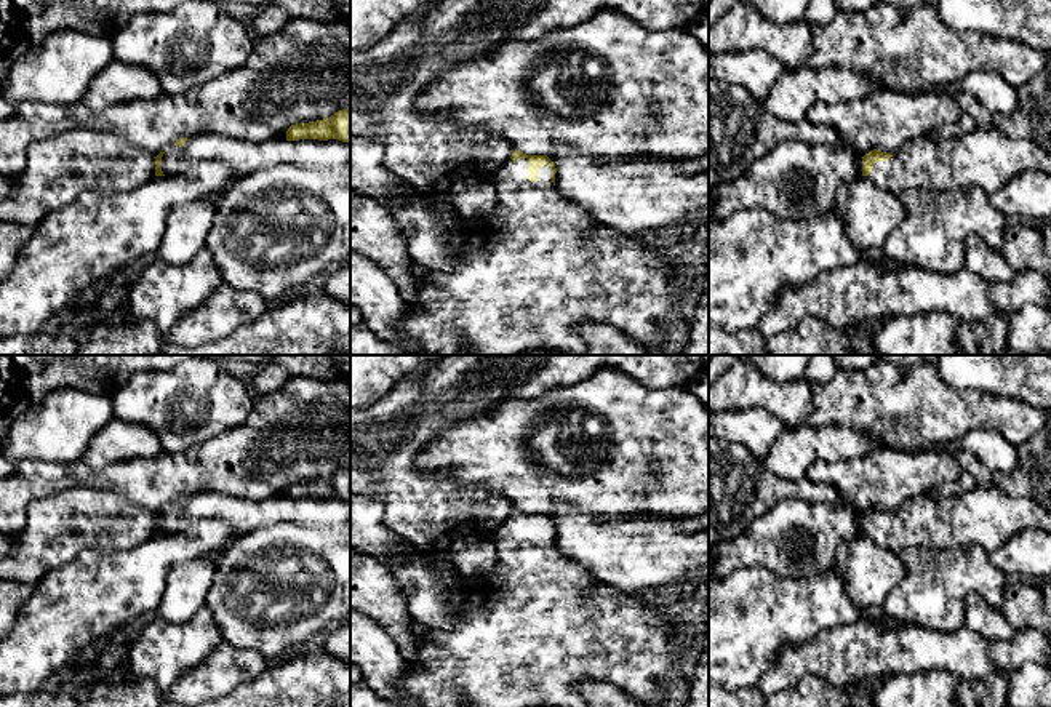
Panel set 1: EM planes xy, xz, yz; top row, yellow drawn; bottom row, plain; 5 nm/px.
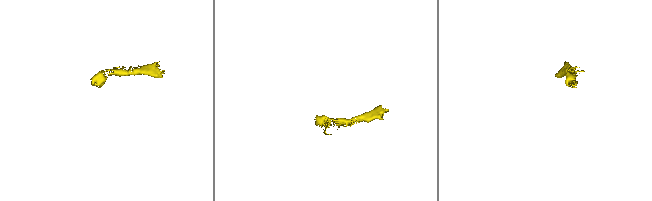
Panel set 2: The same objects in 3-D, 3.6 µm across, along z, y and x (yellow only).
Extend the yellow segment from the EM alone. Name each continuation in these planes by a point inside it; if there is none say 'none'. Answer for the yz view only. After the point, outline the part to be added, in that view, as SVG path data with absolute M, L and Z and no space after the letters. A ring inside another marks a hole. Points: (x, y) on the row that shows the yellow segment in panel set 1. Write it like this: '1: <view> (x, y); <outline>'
1: yz (987, 159); M995 128L981 130L973 133L963 133L958 136L933 138L921 136L904 144L901 149L893 152L893 157L885 162L877 162L872 173L867 176L875 186L883 190L901 195L909 189L928 189L928 190L953 190L976 186L987 195L1005 187L1014 176L1027 170L1038 170L1051 176L1051 154L1041 149L1030 139L1011 139Z

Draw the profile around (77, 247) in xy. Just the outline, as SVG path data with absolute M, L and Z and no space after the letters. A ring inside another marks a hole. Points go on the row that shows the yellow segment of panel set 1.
M218 160L195 163L179 174L154 176L126 192L82 190L75 200L42 218L0 283L0 336L40 334L74 299L131 261L162 245L168 213L189 202L226 192L242 174Z

